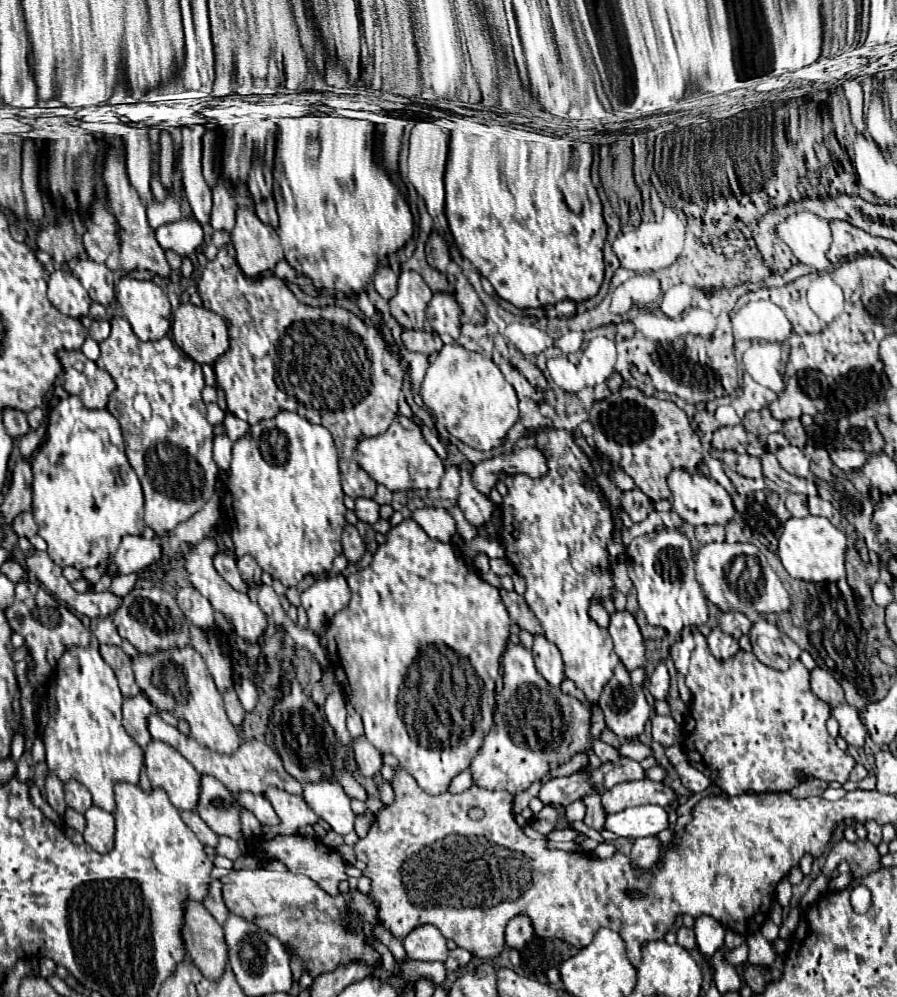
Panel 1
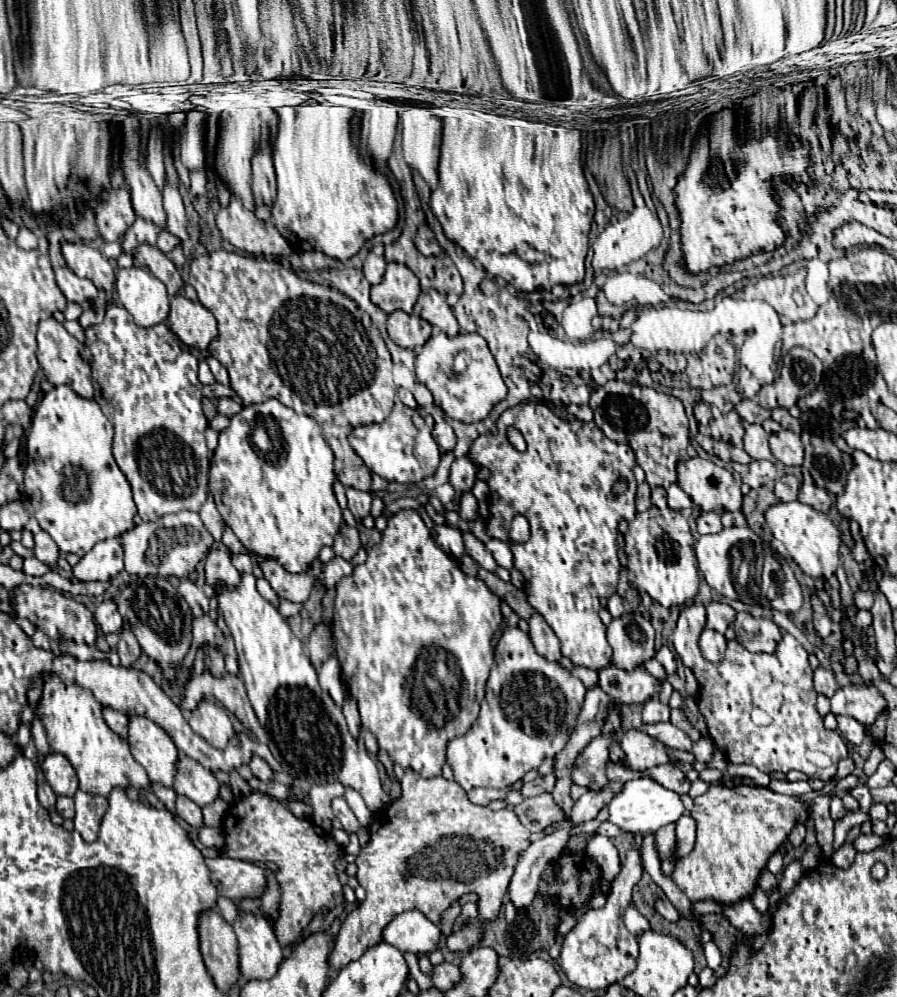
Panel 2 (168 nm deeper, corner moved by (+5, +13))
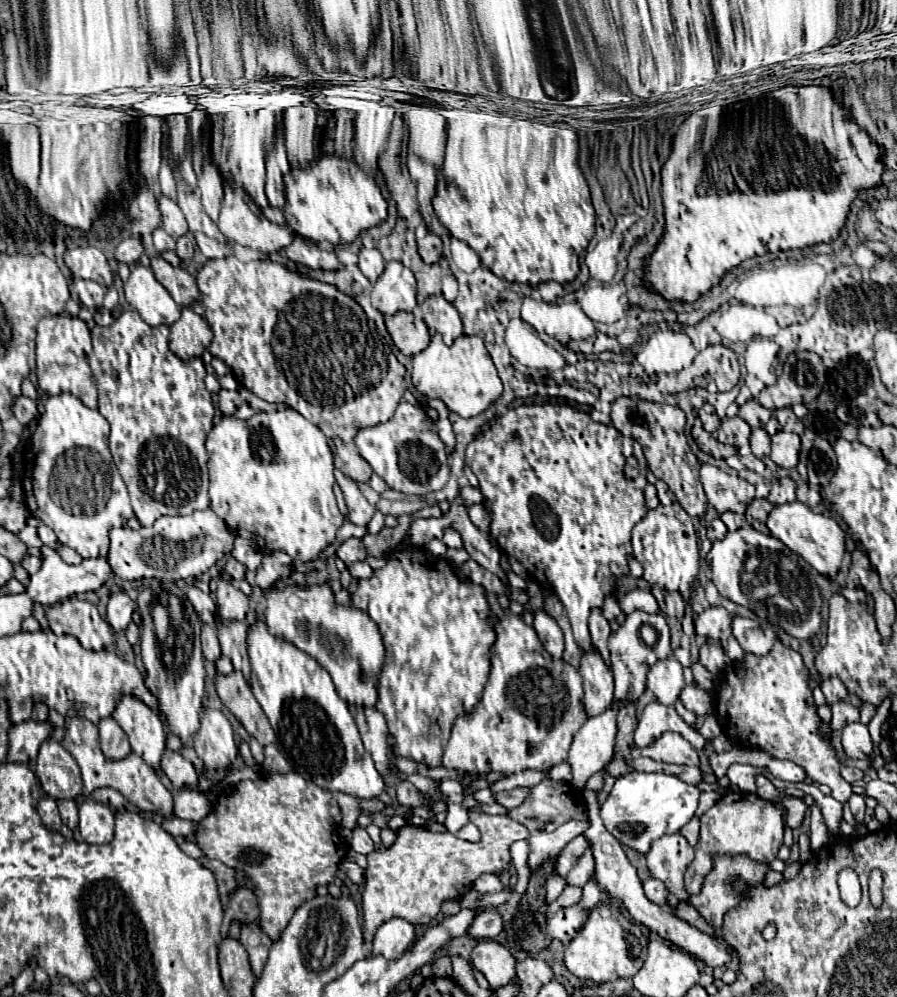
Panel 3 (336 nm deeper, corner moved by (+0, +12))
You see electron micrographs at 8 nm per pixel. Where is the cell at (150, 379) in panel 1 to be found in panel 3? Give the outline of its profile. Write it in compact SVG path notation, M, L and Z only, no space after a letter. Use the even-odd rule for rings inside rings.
M135 310L123 312L111 326L95 326L91 330L95 360L93 376L99 388L99 412L111 426L109 448L113 462L123 476L133 512L141 526L151 526L159 516L191 514L209 508L209 474L205 438L213 426L213 402L205 388L205 366L201 358L181 360L169 350L169 328L149 326Z

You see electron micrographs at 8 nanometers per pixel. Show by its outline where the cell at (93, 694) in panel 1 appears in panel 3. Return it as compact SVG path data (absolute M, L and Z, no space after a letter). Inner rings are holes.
M67 718L67 734L65 734L65 740L63 740L63 748L79 764L85 792L93 792L95 788L107 786L107 788L113 788L113 790L121 792L127 798L129 804L137 806L143 812L159 814L163 818L173 814L173 794L161 784L161 780L157 778L153 768L147 766L145 760L137 754L129 754L123 760L107 760L101 754L99 732L97 732L97 726L93 722L83 720L83 718Z

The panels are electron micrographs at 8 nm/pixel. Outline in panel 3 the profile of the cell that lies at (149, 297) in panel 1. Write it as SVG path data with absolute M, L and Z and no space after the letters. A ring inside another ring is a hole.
M141 264L131 268L131 276L125 282L125 298L149 326L171 326L181 316L181 308L155 278L153 270Z

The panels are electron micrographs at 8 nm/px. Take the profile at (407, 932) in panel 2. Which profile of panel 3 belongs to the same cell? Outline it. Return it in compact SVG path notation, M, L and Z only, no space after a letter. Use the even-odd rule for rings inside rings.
M393 918L379 926L373 938L373 954L385 956L387 960L401 958L409 944L415 942L415 926L403 918Z

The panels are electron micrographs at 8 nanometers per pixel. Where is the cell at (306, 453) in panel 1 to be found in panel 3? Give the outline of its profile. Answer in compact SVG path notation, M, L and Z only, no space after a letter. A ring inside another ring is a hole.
M291 408L257 412L249 420L223 416L219 426L215 424L211 428L205 450L209 456L211 510L223 518L235 534L253 540L261 552L285 550L299 562L315 560L333 544L337 530L343 524L343 514L339 512L333 494L333 454L327 446L325 434L299 412Z

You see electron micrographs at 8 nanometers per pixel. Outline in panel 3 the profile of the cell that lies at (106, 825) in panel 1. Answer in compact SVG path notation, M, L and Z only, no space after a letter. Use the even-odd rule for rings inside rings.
M85 800L79 806L79 832L87 844L107 844L113 838L113 810L105 804Z

